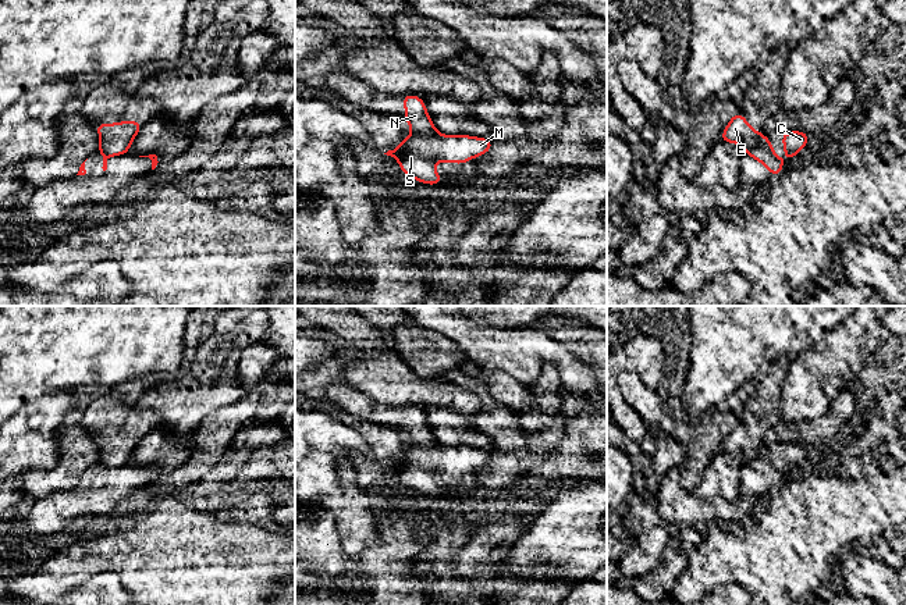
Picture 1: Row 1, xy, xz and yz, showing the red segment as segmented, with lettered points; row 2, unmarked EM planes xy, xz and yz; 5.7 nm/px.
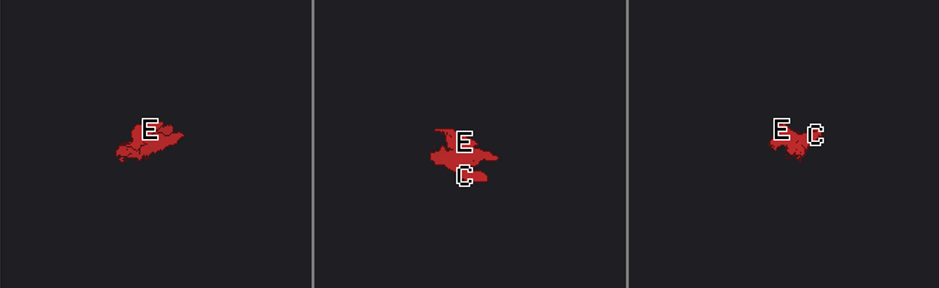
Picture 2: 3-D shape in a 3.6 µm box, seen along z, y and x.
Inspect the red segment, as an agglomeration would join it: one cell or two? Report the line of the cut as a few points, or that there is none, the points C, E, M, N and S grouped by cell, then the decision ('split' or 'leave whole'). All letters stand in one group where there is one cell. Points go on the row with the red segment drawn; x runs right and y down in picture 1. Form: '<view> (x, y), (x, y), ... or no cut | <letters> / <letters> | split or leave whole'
xz (414, 131), (425, 136), (433, 136), (437, 132) | C M S / E N | split

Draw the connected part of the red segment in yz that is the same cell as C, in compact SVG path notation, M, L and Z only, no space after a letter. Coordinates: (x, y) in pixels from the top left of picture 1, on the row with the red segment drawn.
M800 129L800 131L796 131L796 132L792 132L792 131L782 132L781 138L782 138L782 142L784 142L785 153L786 153L786 160L785 160L785 161L781 160L781 159L778 159L778 157L775 156L775 153L772 152L772 143L771 143L771 140L770 140L764 134L760 136L757 145L756 145L750 152L745 153L745 154L752 156L754 160L760 161L761 164L764 164L764 166L768 168L768 171L770 171L770 174L771 174L772 178L775 178L775 177L782 171L784 164L785 164L788 160L795 159L796 154L797 154L804 146L807 146L810 135L806 134L806 132L803 132L803 131Z

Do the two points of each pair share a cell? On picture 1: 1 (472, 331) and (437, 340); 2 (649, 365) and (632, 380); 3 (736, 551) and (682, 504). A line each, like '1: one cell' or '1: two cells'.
1: two cells
2: two cells
3: two cells

